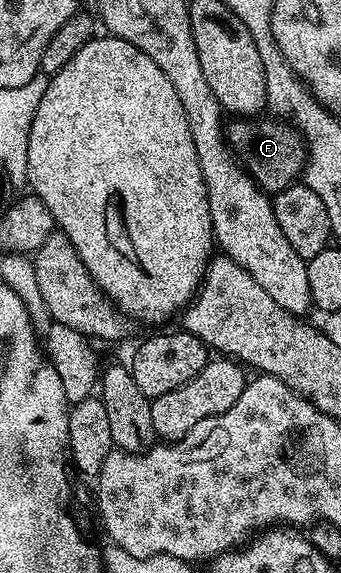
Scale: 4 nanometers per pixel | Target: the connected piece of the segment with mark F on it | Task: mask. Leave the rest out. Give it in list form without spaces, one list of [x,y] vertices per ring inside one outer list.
[[[243,116],[226,127],[225,137],[235,151],[240,166],[268,195],[279,194],[300,181],[307,164],[307,144],[294,126],[274,116]]]

